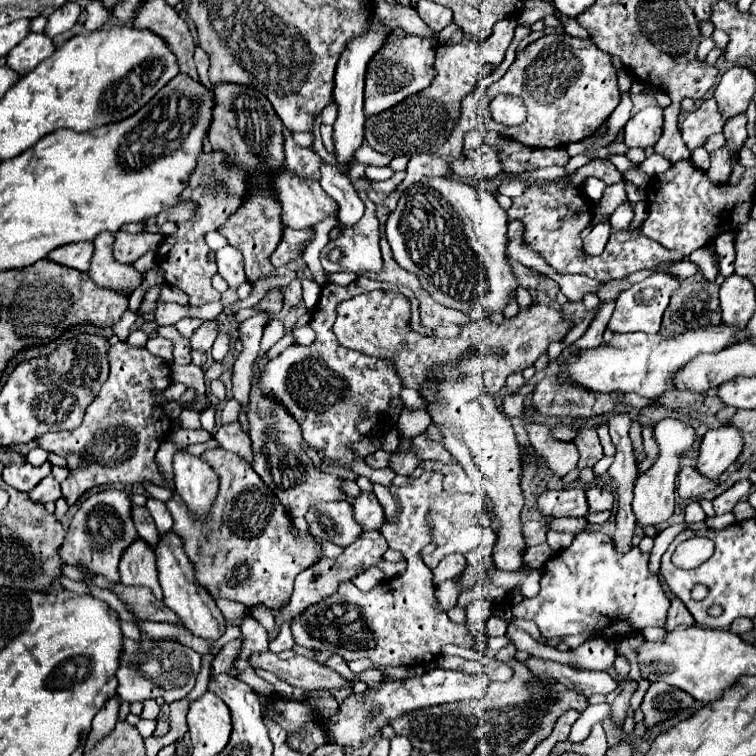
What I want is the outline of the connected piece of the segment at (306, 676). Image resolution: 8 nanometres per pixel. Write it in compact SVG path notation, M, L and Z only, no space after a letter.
M267 650L263 654L251 654L249 664L253 668L269 670L281 680L289 682L291 686L299 686L303 690L317 690L317 688L333 690L333 688L341 688L347 682L351 684L351 680L341 678L335 670L305 656L293 656L289 660L281 660L277 654Z

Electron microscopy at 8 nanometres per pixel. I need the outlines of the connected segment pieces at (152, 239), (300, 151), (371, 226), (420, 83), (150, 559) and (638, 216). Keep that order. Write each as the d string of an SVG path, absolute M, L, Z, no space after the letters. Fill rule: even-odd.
M119 230L117 234L113 232L113 238L115 238L113 256L117 262L123 262L123 264L133 264L137 258L141 258L149 250L155 252L163 240L161 234L149 234L149 232L129 234L123 230Z
M285 132L285 164L297 176L319 180L319 156L311 148L301 148L293 142L291 132Z
M356 190L358 196L365 204L365 216L355 224L355 228L345 228L341 230L337 240L331 240L323 250L321 250L321 262L325 272L355 272L357 276L363 276L367 272L381 272L383 270L383 254L379 248L379 220L375 220L375 204L368 198L366 192ZM333 250L341 252L341 258L337 262L329 260L329 254Z
M407 34L399 42L387 40L385 46L375 54L375 58L369 62L367 76L365 76L365 114L377 116L379 112L385 112L387 108L393 108L401 100L405 100L411 94L421 92L427 88L435 76L433 60L435 60L435 40L419 38L413 34Z
M137 536L133 540L133 544L123 550L123 556L119 562L119 574L121 574L123 584L147 586L161 600L161 586L157 582L155 554L143 538Z
M643 202L631 203L634 217L630 224L630 227L641 228L641 224L647 219L648 210L646 210L647 204Z

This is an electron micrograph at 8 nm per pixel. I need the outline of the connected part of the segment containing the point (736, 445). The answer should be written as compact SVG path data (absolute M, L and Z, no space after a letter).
M723 424L717 430L709 430L699 446L697 470L709 478L719 478L741 454L743 436L731 424Z

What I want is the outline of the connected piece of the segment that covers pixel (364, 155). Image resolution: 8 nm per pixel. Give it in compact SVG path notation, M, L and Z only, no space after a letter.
M363 140L359 152L355 152L355 160L369 166L387 166L391 162L391 158L387 158L387 156L383 156L383 154L379 154L379 152L372 149L367 140Z

